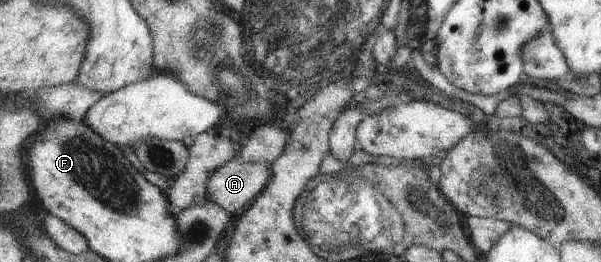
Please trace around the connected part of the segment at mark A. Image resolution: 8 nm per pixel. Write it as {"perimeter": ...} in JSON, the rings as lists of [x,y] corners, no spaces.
{"perimeter":[[[228,161],[209,178],[209,197],[237,217],[241,208],[258,198],[270,182],[271,175],[271,164],[264,161]]]}

